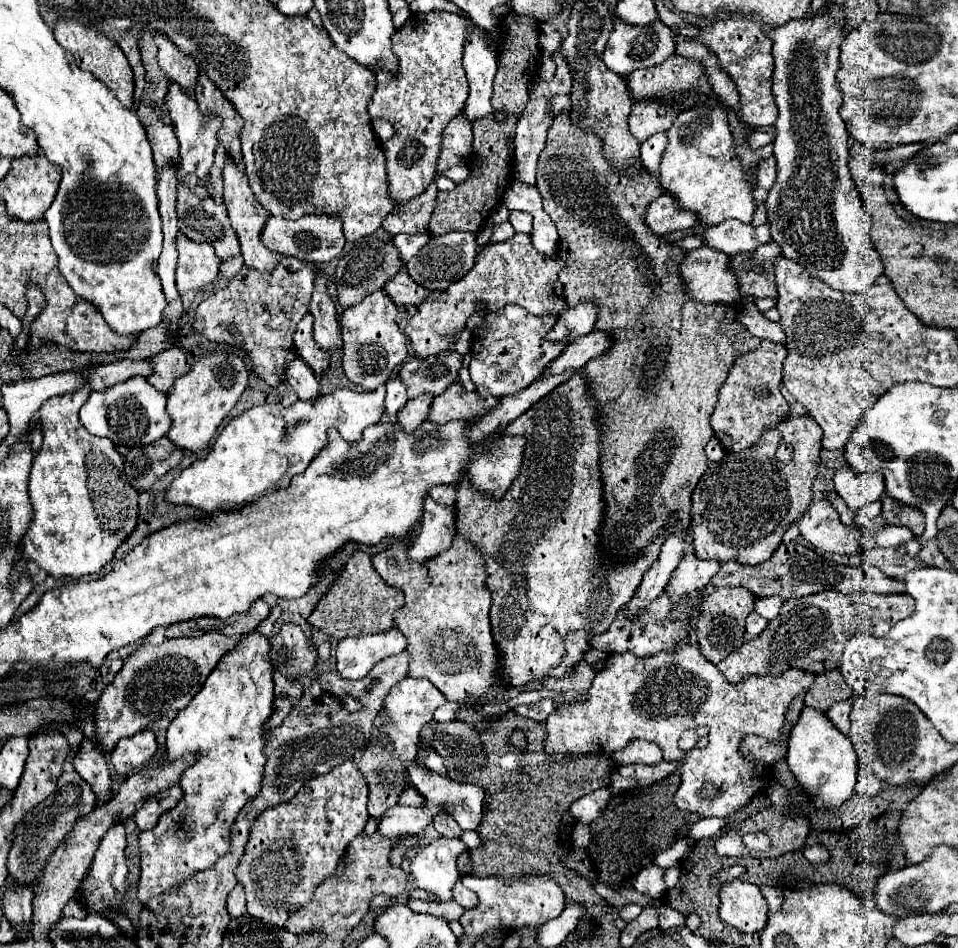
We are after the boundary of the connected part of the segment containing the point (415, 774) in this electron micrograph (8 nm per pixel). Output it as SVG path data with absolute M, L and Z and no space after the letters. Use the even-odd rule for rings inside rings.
M417 762L411 764L411 768L407 768L409 772L409 778L411 782L415 784L417 792L425 798L425 804L427 806L439 806L443 812L447 814L439 814L435 816L435 830L441 834L441 836L449 836L449 838L459 838L461 834L461 828L467 828L467 830L475 830L479 824L481 824L481 818L483 818L483 788L479 786L473 786L473 784L463 784L463 782L455 782L451 780L449 776L443 776L443 774L437 774L425 766L419 766Z

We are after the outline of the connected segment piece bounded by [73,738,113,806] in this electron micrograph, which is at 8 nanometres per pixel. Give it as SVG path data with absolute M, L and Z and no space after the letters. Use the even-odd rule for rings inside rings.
M83 738L83 742L81 742L81 746L75 754L73 766L75 766L77 774L83 780L87 780L87 784L91 784L91 788L97 796L97 806L107 804L107 800L111 800L111 796L113 796L107 760L97 750L97 746L93 742L89 742L87 738Z

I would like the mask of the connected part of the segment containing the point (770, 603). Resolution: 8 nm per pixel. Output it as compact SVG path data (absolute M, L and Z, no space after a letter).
M771 596L771 598L757 598L755 600L755 610L765 618L771 620L779 614L779 608L783 606L783 598L779 596Z

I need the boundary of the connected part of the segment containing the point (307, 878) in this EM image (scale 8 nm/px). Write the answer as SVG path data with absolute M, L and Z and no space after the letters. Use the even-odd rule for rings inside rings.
M355 760L309 780L289 802L261 812L255 820L245 854L235 868L245 886L247 912L271 926L283 928L289 914L305 906L315 888L335 872L347 844L363 830L367 814L367 782Z

